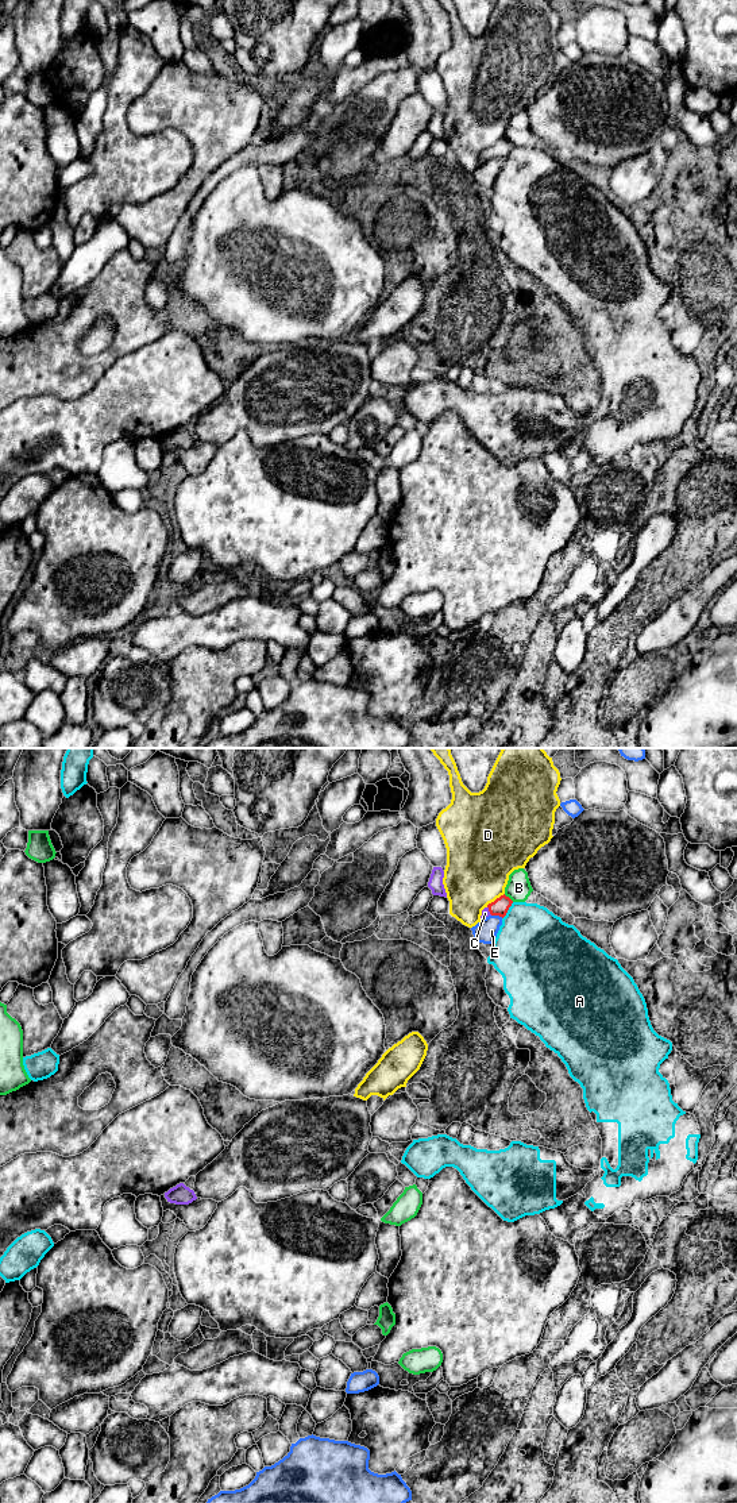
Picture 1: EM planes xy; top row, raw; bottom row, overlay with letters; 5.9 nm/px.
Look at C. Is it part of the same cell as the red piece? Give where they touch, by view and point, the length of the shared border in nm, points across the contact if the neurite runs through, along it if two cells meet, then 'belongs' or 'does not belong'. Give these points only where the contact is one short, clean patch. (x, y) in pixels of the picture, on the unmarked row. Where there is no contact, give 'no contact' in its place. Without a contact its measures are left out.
meets red in xy at (489, 154); contact 60 nm long; runs through xy (500, 150), (489, 154), (485, 157); belongs

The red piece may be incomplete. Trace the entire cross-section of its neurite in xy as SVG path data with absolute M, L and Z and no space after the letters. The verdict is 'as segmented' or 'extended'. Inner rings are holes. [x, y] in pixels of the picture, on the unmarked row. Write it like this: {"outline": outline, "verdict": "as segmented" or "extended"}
{"outline": "M505 138L501 139L482 154L481 165L489 159L499 159L503 162L512 147L513 144L509 140L506 140Z", "verdict": "extended"}

